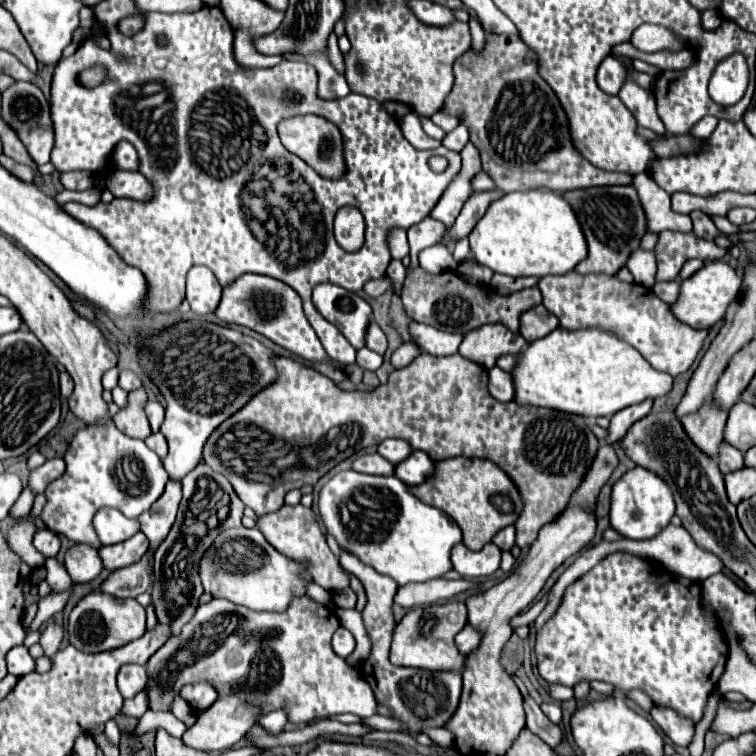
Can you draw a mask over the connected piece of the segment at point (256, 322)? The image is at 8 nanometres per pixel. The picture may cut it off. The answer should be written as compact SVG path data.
M244 274L234 284L226 286L222 292L220 306L216 310L218 320L226 324L240 324L250 330L256 330L258 334L266 336L280 348L304 358L304 360L328 360L316 332L308 324L304 312L302 312L302 300L300 296L284 282L262 276L262 274Z

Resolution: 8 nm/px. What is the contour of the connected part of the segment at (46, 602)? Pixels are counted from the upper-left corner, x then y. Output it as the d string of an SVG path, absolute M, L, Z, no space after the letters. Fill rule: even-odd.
M73 585L62 593L50 594L42 598L38 604L36 616L26 632L28 633L29 630L38 630L41 625L47 621L46 619L49 619L54 614L61 612L64 609L72 590Z

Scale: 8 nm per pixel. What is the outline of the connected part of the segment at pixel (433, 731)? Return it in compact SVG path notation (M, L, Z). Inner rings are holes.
M430 728L430 730L426 730L426 734L428 734L438 746L452 746L452 742L454 742L454 734L448 732L446 728Z

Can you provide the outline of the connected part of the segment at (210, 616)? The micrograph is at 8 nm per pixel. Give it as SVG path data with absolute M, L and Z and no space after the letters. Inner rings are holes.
M300 596L300 598L294 598L294 602L288 606L286 612L278 614L278 612L254 612L254 610L248 610L244 606L236 606L236 604L230 604L228 600L212 600L208 604L202 604L198 606L198 612L194 612L194 620L190 620L190 624L186 624L186 628L182 628L182 632L178 636L174 636L174 640L168 640L158 652L154 652L154 656L150 656L148 664L146 664L146 674L148 674L148 684L146 684L146 692L148 692L148 710L170 710L172 708L172 702L174 698L178 696L178 692L182 690L182 686L186 684L196 684L196 682L202 682L202 680L210 680L214 684L214 688L218 688L218 696L238 696L240 700L246 700L248 704L258 704L258 708L262 708L262 712L258 716L264 716L272 710L284 710L286 712L286 718L288 722L292 724L306 724L314 718L326 718L326 716L332 716L332 714L342 714L342 712L350 712L350 714L356 714L360 718L368 718L368 716L374 716L376 714L376 698L372 694L372 688L368 686L366 680L360 678L360 674L350 668L346 664L344 658L336 656L332 646L330 646L330 640L332 640L332 634L334 630L340 626L338 618L334 616L332 610L328 610L326 606L314 602L312 598L308 596Z

